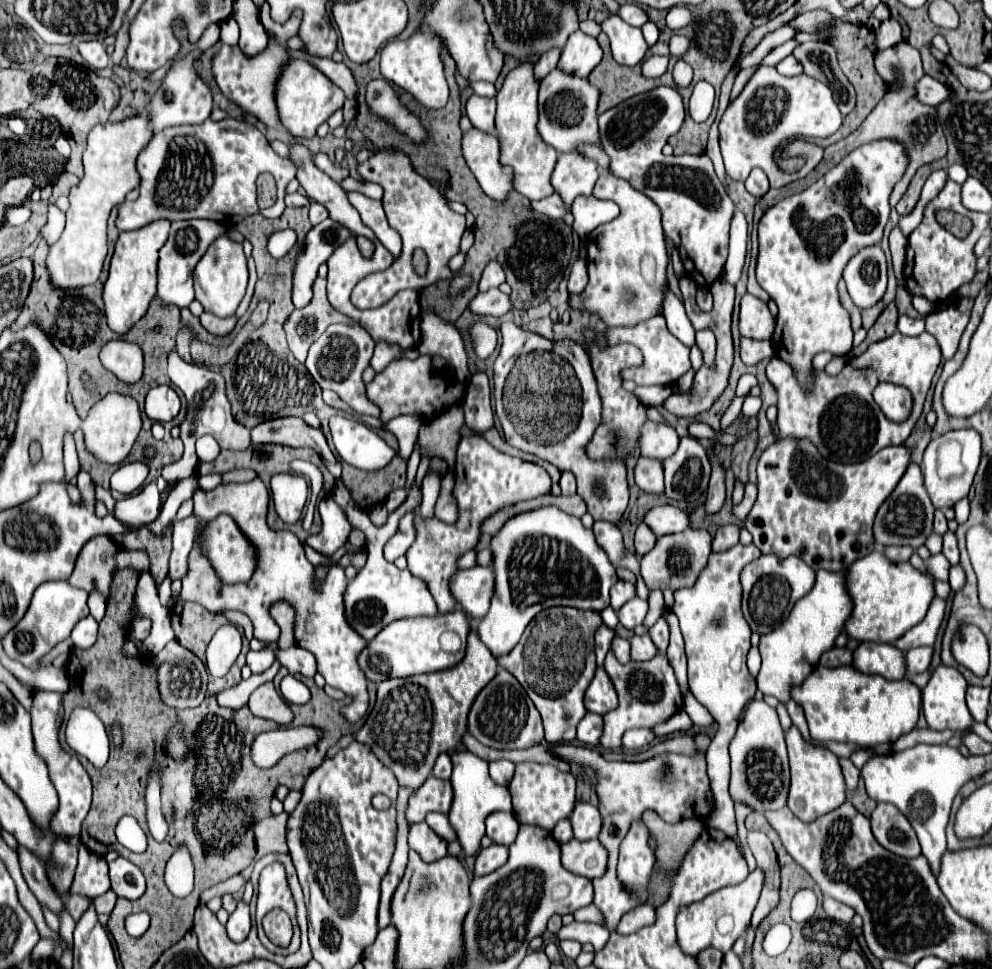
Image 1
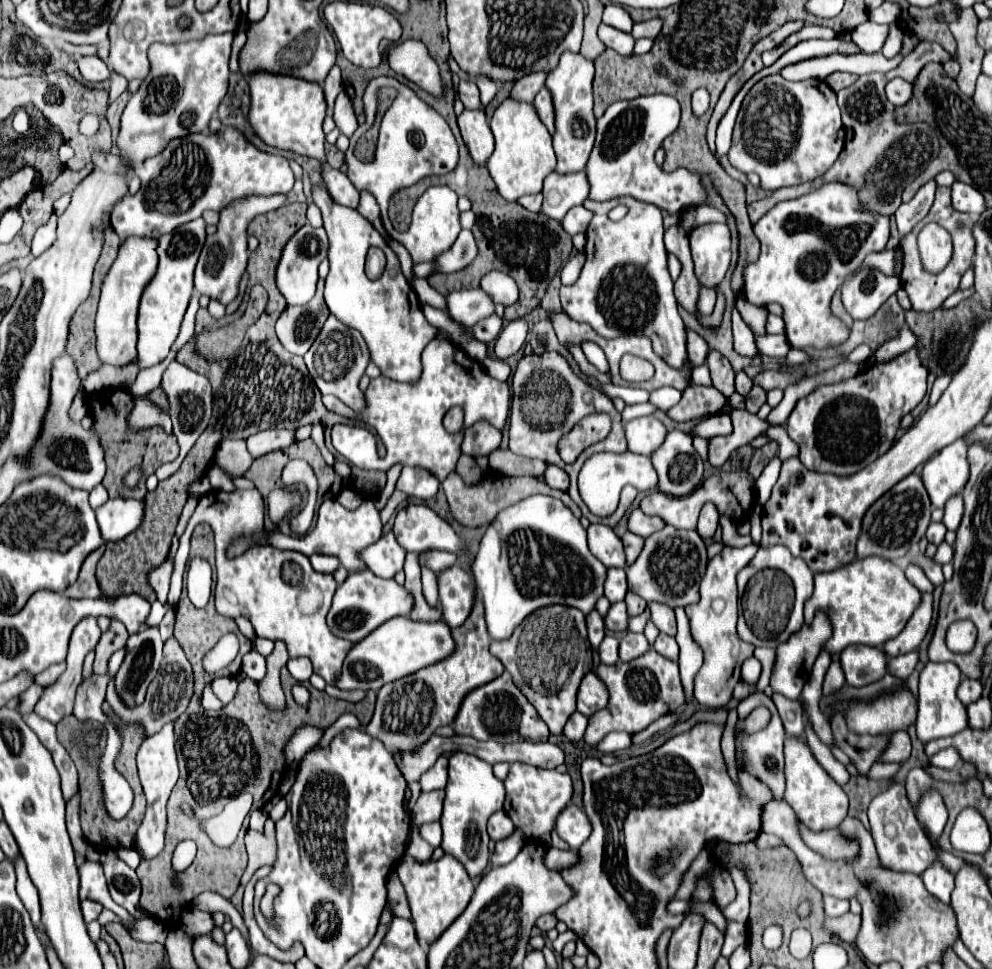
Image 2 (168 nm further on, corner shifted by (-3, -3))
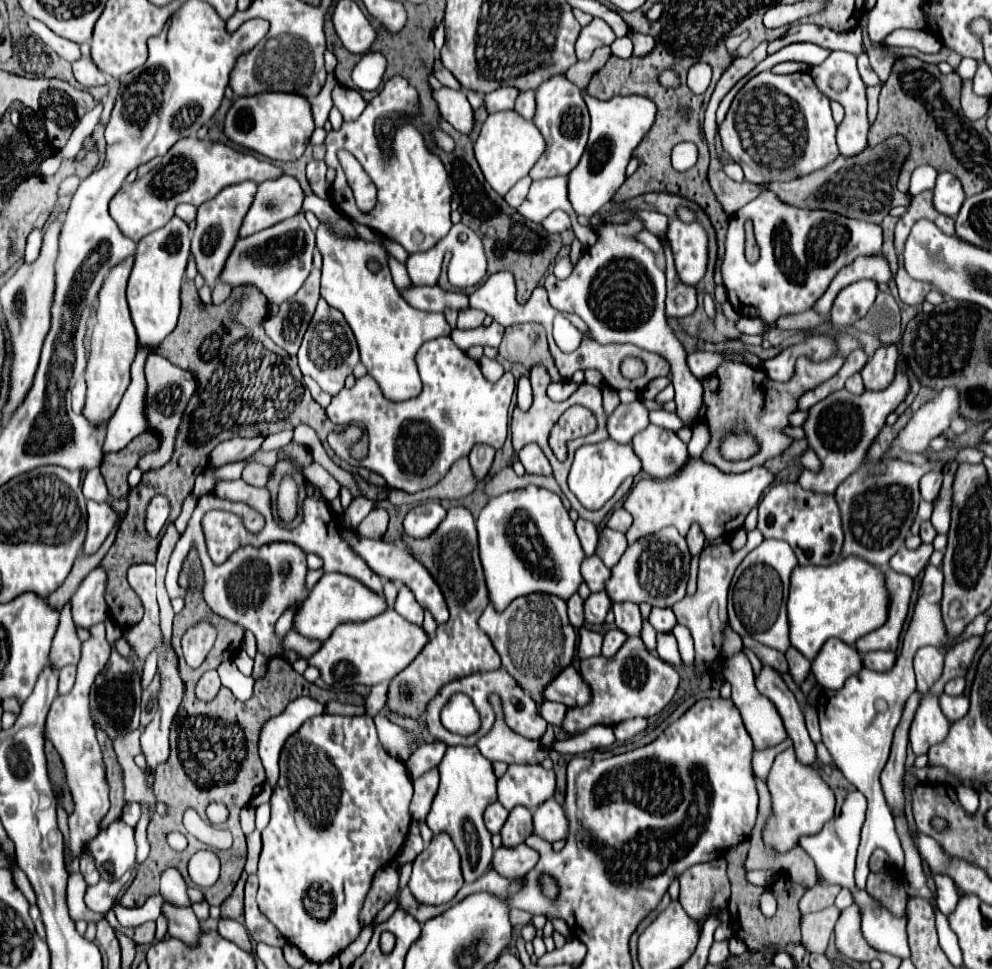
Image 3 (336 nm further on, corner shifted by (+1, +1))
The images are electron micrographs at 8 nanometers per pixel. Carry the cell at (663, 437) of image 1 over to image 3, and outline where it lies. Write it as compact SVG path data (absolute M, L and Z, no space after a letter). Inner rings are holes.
M633 401L629 405L619 405L615 413L607 417L609 437L617 443L631 443L637 433L649 427L649 409L643 401Z

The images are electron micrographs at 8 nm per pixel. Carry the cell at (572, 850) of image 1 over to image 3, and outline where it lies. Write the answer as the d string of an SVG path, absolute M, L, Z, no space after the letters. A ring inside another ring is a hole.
M525 843L517 845L515 849L499 847L493 853L493 867L503 875L503 877L523 877L527 875L539 861L539 853Z

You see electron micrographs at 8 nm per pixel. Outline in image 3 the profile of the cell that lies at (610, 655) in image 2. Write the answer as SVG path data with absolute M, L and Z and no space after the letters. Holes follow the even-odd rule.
M579 629L577 655L581 659L589 659L589 657L601 655L601 647L603 647L603 635L601 633L595 633L591 629Z

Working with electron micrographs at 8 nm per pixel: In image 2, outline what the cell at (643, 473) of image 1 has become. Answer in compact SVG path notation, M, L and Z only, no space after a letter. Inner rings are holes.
M631 451L625 453L593 453L579 471L579 493L585 505L599 517L611 515L619 501L619 493L625 485L633 485L637 491L651 493L657 489L657 473L651 465L651 459L645 455L635 455Z

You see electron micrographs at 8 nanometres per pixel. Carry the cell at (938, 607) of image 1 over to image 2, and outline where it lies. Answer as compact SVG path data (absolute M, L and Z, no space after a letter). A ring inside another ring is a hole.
M921 593L921 603L919 609L915 609L915 613L911 615L911 619L907 621L905 629L891 641L887 641L883 645L883 651L887 657L897 657L909 651L915 651L919 647L919 643L923 641L929 623L933 617L933 599L931 593Z

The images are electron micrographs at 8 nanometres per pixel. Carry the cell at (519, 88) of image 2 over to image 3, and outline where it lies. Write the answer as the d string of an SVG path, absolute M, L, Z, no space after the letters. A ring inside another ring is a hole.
M503 87L503 89L495 89L493 93L485 95L485 107L489 113L495 111L505 111L515 107L515 99L519 97L519 89L517 87Z

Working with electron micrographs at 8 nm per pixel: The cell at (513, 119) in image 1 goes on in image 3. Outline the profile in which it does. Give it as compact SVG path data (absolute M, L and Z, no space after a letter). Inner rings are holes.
M515 109L491 113L483 123L483 129L475 141L475 157L479 161L479 167L487 183L499 195L505 195L519 179L527 177L531 171L531 165L537 163L537 159L545 153L545 149L547 149L547 143L541 131L537 129L537 125L533 121L523 119Z

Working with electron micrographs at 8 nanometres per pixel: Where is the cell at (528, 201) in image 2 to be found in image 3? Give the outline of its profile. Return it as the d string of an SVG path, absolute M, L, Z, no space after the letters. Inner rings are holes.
M523 177L523 181L519 181L519 183L505 195L505 199L509 201L511 207L517 207L519 203L525 201L525 197L527 197L527 193L529 193L529 185L531 185L531 177Z

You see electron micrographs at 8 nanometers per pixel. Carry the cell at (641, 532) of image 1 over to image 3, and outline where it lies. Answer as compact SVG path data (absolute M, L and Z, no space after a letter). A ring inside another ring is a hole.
M605 527L601 531L601 537L599 537L599 547L597 547L597 555L603 559L603 563L607 567L615 567L621 559L621 555L625 553L627 549L627 537L625 533L619 533L619 531L613 531L609 527Z

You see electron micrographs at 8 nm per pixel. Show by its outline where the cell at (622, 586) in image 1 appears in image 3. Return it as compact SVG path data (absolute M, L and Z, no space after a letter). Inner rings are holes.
M587 557L587 561L581 565L581 573L593 593L605 591L605 585L611 579L611 569L599 557Z

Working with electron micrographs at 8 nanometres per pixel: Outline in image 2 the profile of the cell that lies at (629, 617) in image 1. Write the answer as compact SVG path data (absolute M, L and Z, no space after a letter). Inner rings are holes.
M619 601L619 603L613 603L607 611L607 615L603 617L605 621L605 627L611 629L611 631L625 631L627 629L627 609L625 609L625 603Z

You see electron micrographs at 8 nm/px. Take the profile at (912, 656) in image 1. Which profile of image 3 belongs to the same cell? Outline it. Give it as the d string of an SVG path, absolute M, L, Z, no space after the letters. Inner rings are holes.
M875 651L863 655L863 665L873 671L889 671L897 661L897 653L893 651Z

